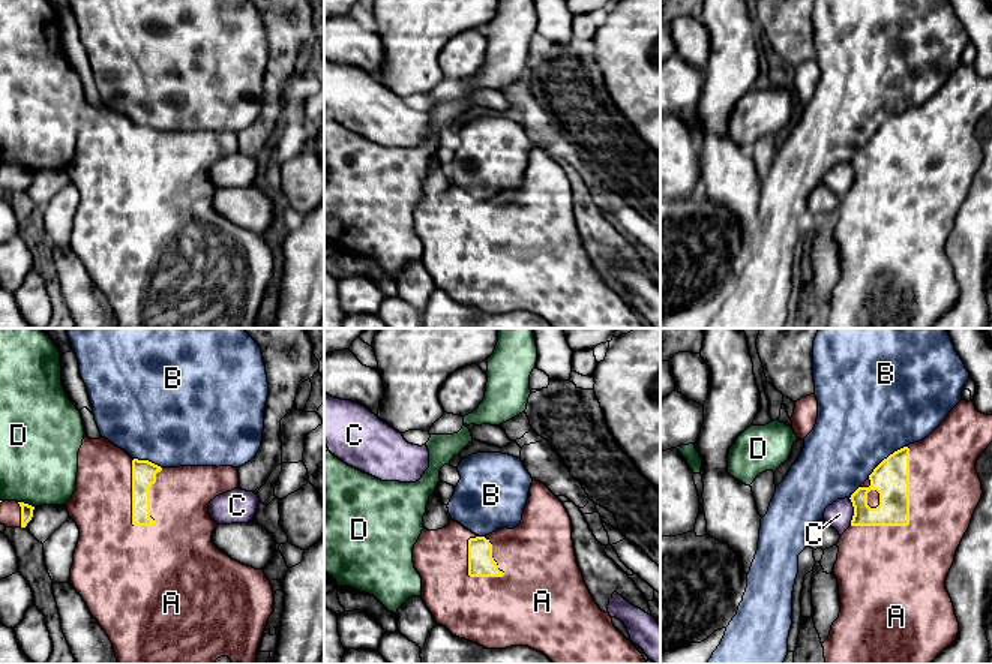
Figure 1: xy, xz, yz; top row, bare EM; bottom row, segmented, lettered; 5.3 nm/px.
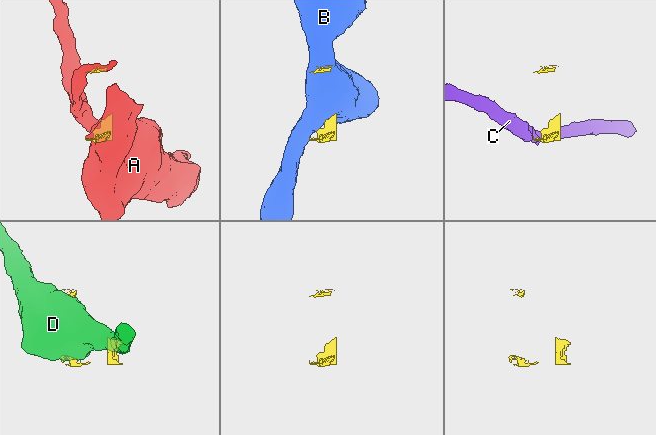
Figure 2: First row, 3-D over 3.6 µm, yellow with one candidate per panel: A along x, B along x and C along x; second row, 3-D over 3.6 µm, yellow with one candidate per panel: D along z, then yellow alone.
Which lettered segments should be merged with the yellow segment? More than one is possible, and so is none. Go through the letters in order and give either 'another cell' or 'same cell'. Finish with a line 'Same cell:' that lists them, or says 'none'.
A: same cell
B: another cell
C: another cell
D: another cell
Same cell: A

